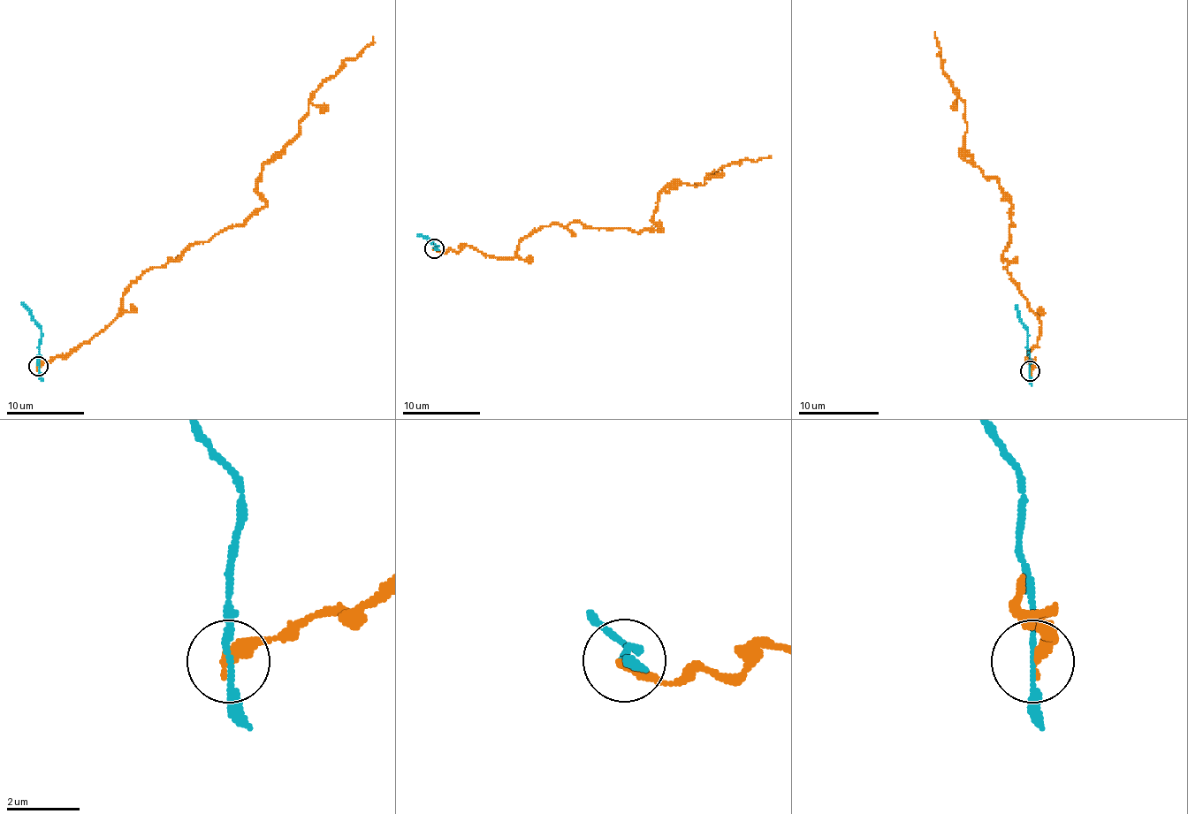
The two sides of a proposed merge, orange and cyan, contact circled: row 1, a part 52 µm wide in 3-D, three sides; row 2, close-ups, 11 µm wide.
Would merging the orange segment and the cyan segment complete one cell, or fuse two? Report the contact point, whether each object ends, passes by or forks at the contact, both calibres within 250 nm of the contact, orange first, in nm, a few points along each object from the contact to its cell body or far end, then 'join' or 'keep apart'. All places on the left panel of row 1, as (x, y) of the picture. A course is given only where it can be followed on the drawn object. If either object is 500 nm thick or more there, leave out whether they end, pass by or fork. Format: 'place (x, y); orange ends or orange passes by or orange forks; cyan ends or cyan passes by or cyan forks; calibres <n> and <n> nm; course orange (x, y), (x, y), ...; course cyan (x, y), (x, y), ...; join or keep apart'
place (38, 366); orange ends; cyan passes by; calibres 340 and 140 nm; course orange (39, 367), (92, 339), (144, 271), (265, 205), (262, 168), (299, 133), (310, 95), (373, 36); course cyan (39, 367), (41, 326), (21, 302); keep apart

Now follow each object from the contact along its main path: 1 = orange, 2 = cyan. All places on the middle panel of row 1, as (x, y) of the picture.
1: (435, 247), (511, 259), (540, 226), (661, 230), (653, 215), (664, 191), (769, 155)
2: (435, 247), (437, 246), (417, 234)

